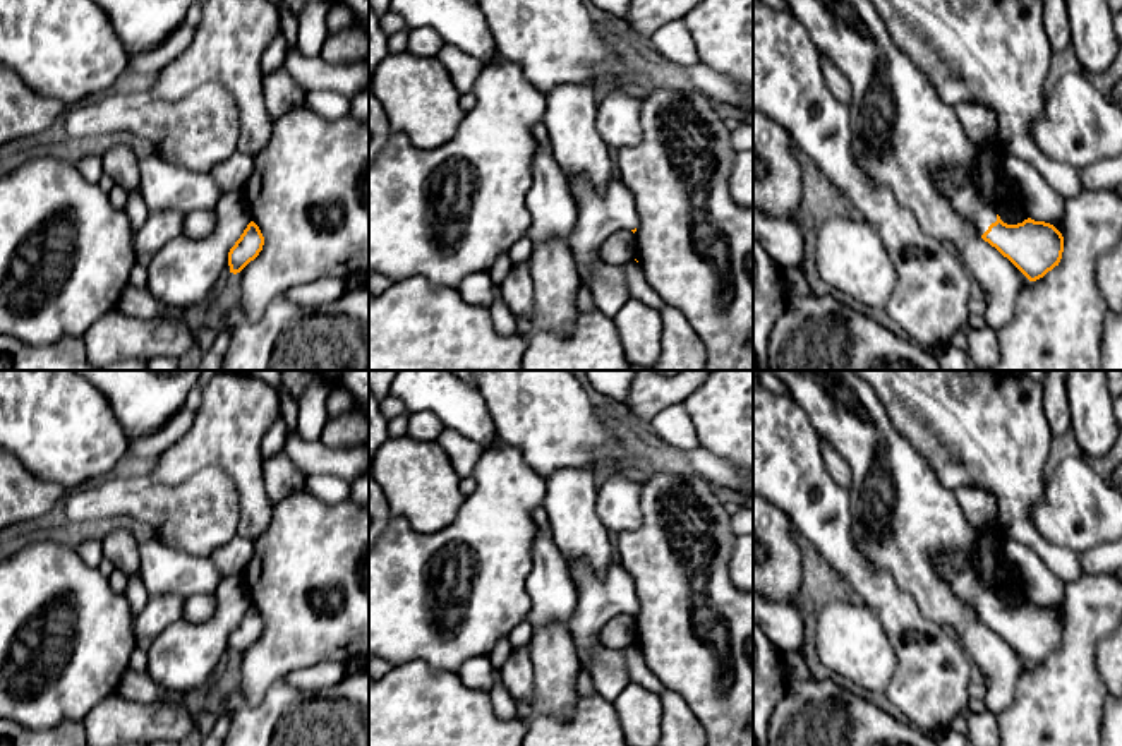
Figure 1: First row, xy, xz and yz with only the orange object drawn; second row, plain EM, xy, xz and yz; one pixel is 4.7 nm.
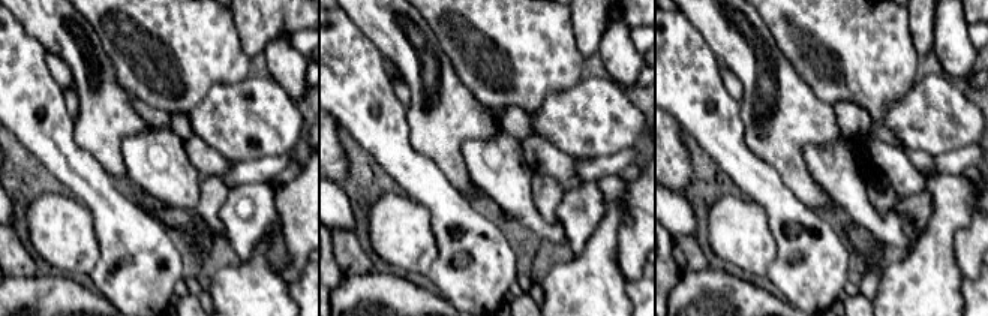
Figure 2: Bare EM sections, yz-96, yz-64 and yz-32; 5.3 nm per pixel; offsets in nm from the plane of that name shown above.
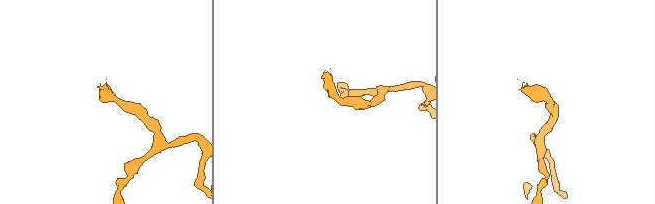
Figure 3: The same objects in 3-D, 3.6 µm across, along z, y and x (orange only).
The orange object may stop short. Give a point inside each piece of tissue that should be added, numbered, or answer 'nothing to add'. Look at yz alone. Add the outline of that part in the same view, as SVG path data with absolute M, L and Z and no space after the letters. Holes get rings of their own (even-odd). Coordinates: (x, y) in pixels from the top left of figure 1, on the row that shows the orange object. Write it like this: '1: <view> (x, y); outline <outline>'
1: yz (956, 184); outline M949 168L933 173L940 192L950 201L952 208L983 235L997 221L997 209L986 204L976 192L974 180L966 168Z

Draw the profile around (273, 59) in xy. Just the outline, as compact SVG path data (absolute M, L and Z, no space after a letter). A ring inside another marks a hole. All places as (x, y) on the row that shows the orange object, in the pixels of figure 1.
M280 33L271 45L268 46L268 50L264 51L262 57L262 72L274 72L280 67L283 67L285 57L287 57L287 39L283 38L283 34Z

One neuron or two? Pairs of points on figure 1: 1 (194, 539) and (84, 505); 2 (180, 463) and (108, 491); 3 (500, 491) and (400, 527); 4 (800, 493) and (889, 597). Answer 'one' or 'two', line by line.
1: one
2: two
3: one
4: one

